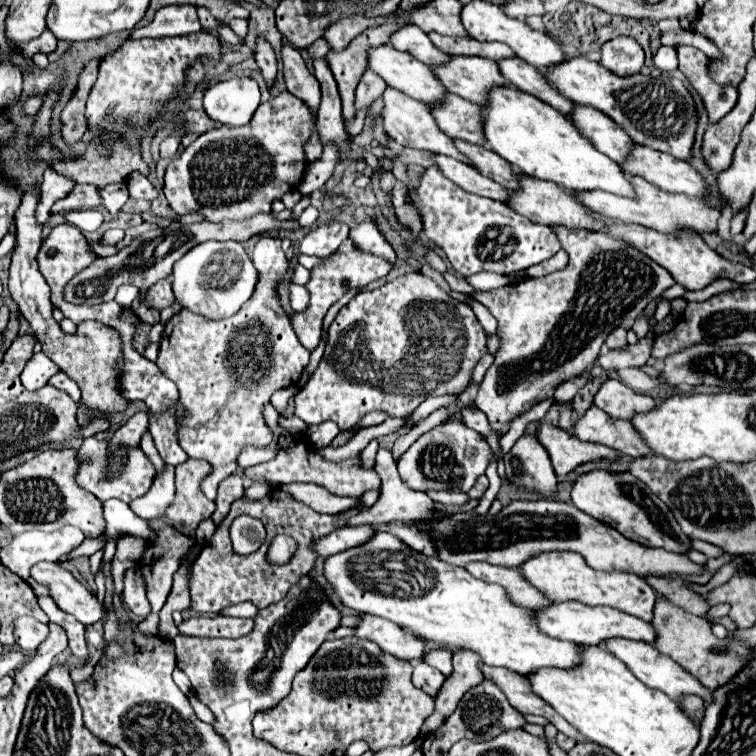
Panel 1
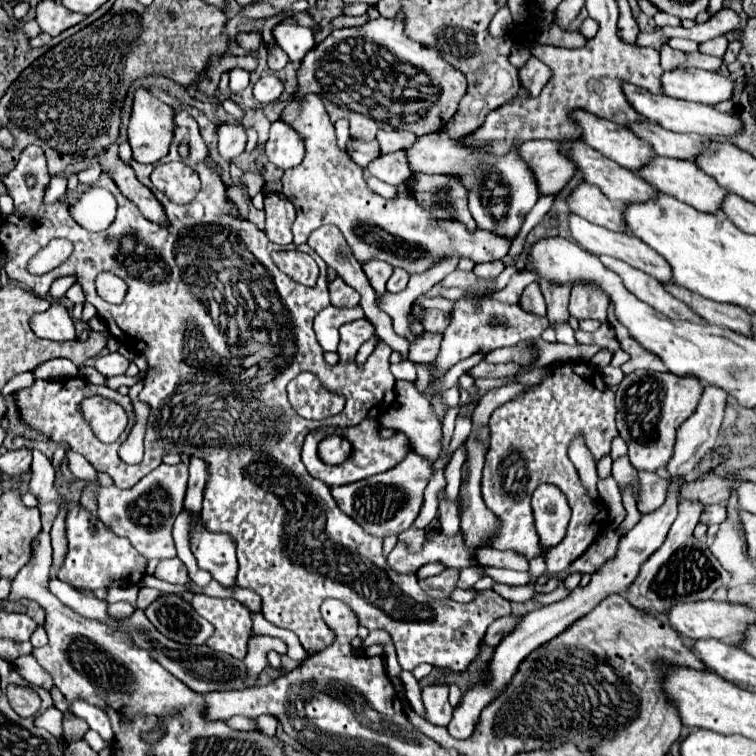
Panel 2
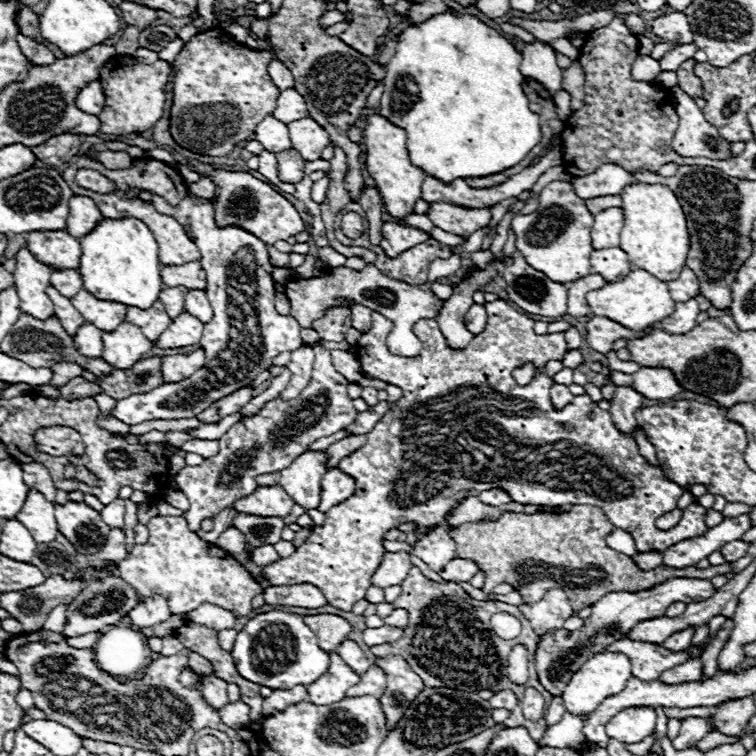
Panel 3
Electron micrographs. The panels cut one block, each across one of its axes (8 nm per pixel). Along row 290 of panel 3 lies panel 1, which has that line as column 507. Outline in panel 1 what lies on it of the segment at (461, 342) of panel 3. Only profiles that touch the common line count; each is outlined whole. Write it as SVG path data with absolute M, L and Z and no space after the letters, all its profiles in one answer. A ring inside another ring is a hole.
M524 434L504 456L506 474L520 490L532 490L546 496L556 492L556 474L546 448L534 434Z

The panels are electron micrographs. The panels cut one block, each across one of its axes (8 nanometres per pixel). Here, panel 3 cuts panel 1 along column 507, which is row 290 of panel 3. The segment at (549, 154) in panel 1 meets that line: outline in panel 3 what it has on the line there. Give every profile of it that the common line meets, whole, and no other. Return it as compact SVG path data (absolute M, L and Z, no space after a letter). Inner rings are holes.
M102 218L92 232L80 238L80 246L82 258L78 272L84 280L84 290L100 300L116 300L136 308L148 308L158 300L160 288L164 288L158 244L144 222L136 218Z

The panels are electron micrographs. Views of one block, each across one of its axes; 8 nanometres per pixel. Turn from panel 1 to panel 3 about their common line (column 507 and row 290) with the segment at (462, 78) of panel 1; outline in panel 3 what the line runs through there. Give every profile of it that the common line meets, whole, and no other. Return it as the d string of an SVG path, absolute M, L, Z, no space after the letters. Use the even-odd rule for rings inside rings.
M80 290L76 296L72 296L72 306L84 316L86 322L92 322L100 330L114 330L126 316L126 306L120 302L110 300L96 300L86 290Z

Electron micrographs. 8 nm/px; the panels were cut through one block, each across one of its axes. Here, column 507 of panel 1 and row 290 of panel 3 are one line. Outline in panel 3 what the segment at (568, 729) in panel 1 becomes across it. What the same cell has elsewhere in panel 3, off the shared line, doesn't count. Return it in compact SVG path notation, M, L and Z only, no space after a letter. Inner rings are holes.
M682 268L680 276L672 282L668 282L668 290L672 292L672 298L676 302L686 302L690 298L696 298L698 296L698 280L696 280L696 274L690 270L690 268Z

